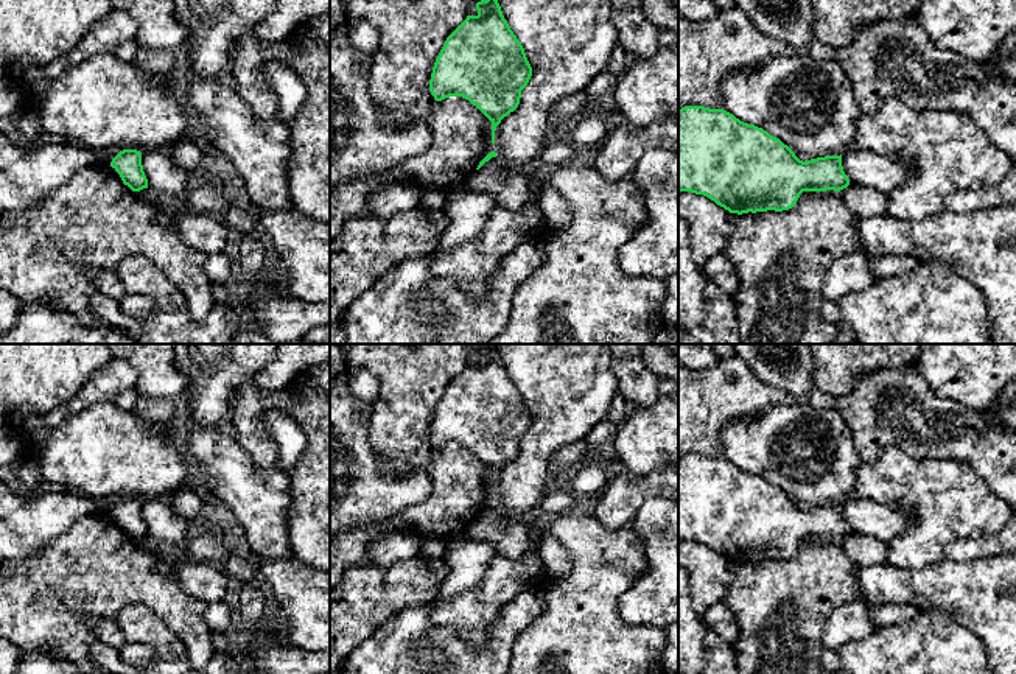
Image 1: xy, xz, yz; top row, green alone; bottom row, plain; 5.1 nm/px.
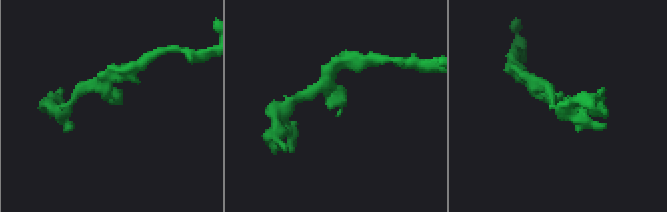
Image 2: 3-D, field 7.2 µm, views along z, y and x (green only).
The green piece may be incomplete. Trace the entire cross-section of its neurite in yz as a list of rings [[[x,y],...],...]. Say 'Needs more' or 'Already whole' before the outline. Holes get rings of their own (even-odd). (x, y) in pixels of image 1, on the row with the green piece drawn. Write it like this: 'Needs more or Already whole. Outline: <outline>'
Already whole. Outline: [[[685,106],[678,111],[678,191],[703,195],[742,215],[789,210],[803,191],[840,191],[848,185],[842,154],[803,162],[780,139],[723,109]]]

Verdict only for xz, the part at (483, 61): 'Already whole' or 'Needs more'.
Already whole

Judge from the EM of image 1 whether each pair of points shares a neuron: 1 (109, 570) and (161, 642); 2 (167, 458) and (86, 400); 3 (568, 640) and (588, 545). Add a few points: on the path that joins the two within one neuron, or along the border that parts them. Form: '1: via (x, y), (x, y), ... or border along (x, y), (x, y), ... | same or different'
1: border along (115, 618), (128, 606), (145, 604), (165, 624) | different
2: border along (112, 400), (98, 400), (69, 416), (61, 424) | different
3: via (581, 617), (590, 592), (590, 568) | same

